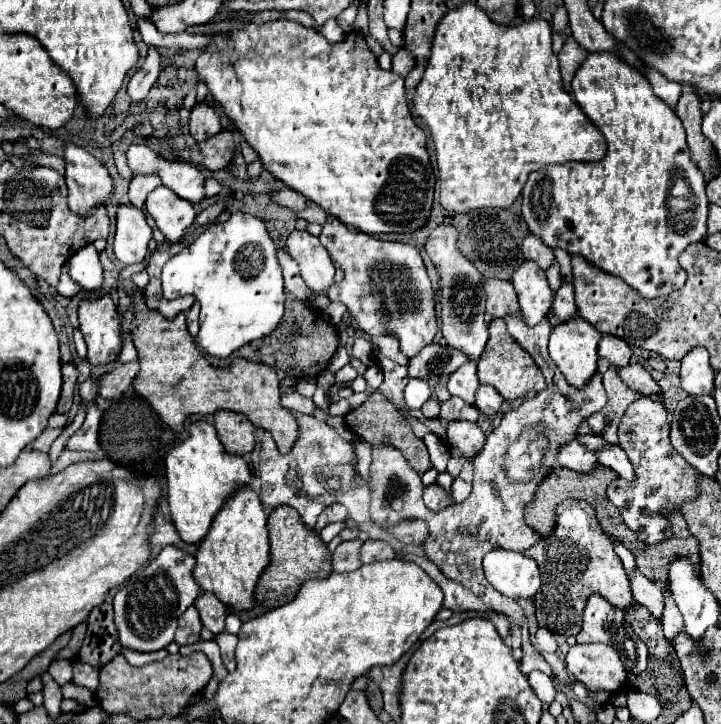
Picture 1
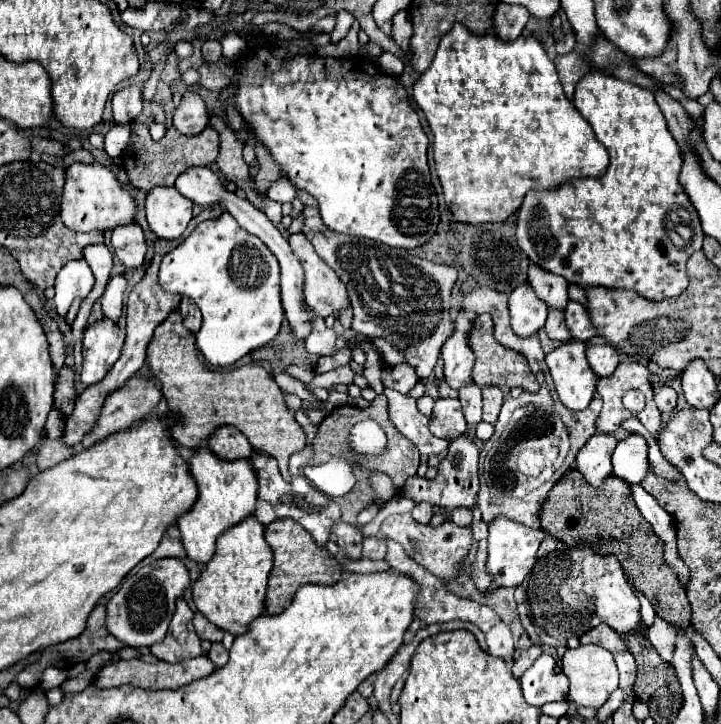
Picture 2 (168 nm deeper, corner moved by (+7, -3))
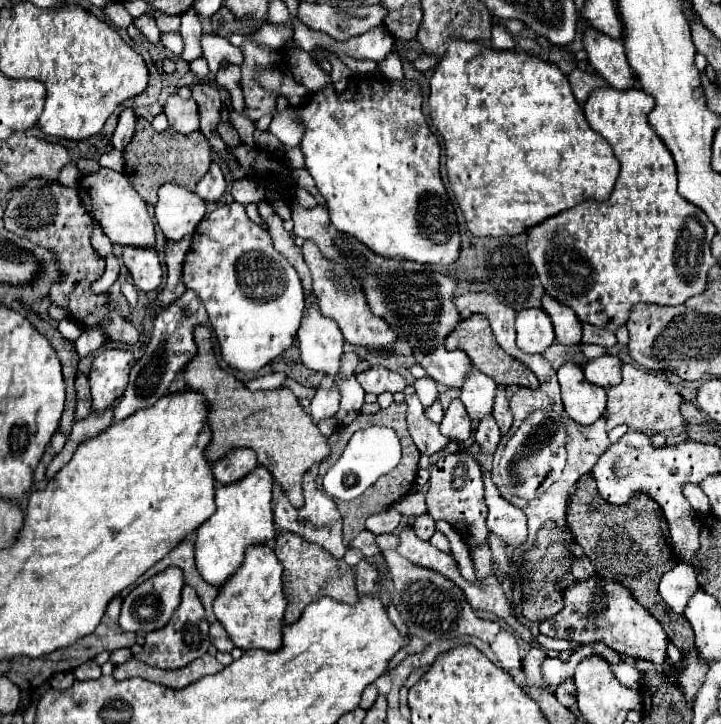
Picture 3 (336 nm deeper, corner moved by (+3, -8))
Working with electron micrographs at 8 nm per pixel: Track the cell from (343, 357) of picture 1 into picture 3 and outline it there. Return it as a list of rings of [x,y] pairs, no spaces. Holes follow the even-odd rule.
[[[369,366],[365,372],[357,376],[359,384],[365,388],[365,392],[381,394],[381,392],[403,392],[405,390],[405,380],[401,374],[391,372],[383,366]]]

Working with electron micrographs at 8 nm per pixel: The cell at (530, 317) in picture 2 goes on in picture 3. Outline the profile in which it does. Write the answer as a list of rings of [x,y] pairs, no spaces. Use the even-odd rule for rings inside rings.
[[[527,308],[517,314],[517,346],[527,354],[543,354],[553,342],[555,332],[549,316],[539,308]]]

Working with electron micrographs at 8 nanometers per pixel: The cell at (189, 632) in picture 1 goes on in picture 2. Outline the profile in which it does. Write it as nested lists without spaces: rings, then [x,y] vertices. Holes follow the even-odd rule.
[[[179,599],[177,611],[171,619],[167,637],[151,647],[151,653],[167,663],[181,663],[183,659],[193,659],[207,655],[201,647],[201,639],[193,629],[193,611],[189,605]]]

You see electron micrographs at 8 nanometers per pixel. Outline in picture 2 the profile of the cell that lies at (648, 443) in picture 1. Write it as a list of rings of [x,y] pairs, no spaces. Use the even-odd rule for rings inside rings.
[[[629,391],[625,397],[623,397],[623,403],[625,407],[633,413],[633,415],[639,415],[645,407],[645,397],[639,393],[639,391]]]

